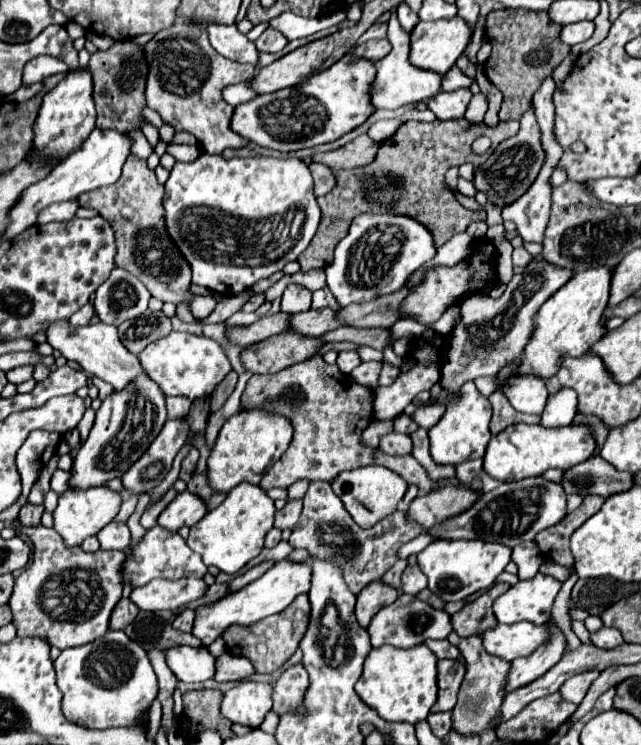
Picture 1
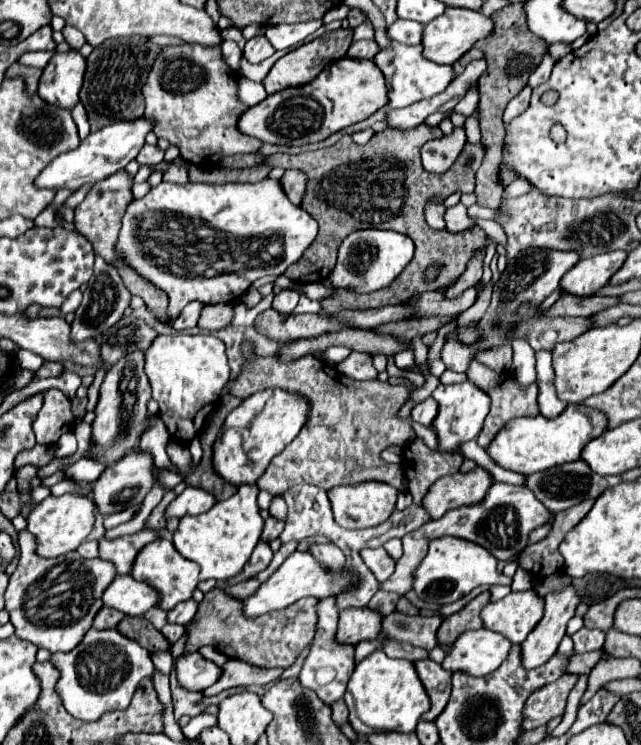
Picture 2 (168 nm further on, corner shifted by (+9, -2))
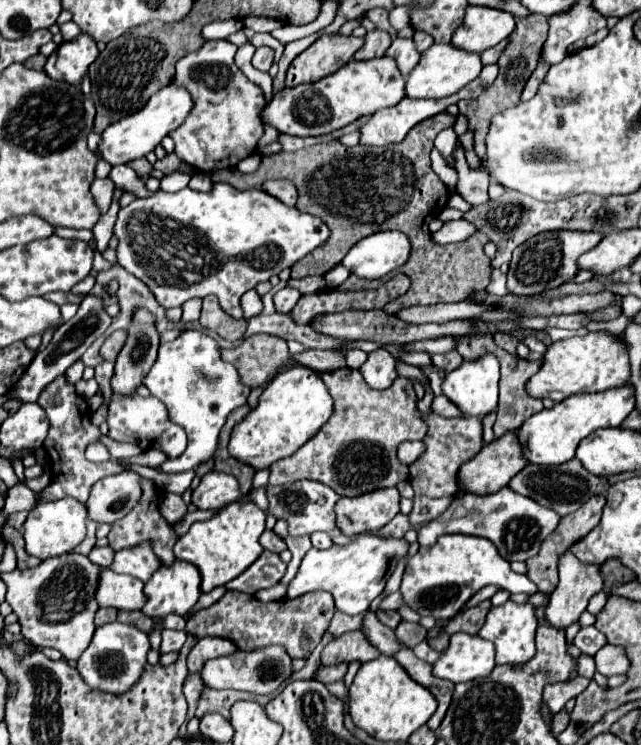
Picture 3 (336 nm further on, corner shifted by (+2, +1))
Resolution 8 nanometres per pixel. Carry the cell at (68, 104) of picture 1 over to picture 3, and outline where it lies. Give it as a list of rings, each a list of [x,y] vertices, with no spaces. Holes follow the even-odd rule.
[[[81,32],[75,40],[63,42],[47,60],[45,72],[53,80],[67,80],[79,84],[87,74],[89,64],[99,56],[99,48],[91,36]]]

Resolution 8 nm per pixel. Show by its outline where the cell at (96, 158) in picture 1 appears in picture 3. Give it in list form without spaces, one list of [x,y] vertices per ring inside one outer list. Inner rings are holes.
[[[169,82],[155,96],[151,96],[149,102],[139,112],[121,118],[119,122],[111,124],[103,132],[103,140],[99,144],[99,156],[103,160],[107,160],[109,164],[113,164],[113,166],[127,164],[127,162],[131,162],[135,158],[147,156],[149,152],[155,150],[155,146],[159,146],[159,142],[169,132],[173,132],[175,128],[179,128],[185,122],[191,108],[193,108],[193,100],[191,100],[191,94],[187,92],[187,88],[181,86],[181,84]]]

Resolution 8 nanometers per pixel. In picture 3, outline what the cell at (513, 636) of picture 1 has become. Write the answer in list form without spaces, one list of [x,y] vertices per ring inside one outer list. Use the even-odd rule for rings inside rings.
[[[453,634],[449,648],[433,664],[433,676],[457,682],[471,682],[489,676],[495,668],[495,646],[481,636]]]

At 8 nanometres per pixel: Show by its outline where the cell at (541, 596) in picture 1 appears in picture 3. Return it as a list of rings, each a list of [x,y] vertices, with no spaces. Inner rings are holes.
[[[507,600],[505,604],[491,608],[487,614],[485,626],[479,630],[479,636],[485,640],[491,640],[497,646],[497,664],[509,664],[509,666],[519,666],[529,662],[535,656],[535,628],[537,628],[537,618],[535,618],[535,608],[531,604],[515,604]]]

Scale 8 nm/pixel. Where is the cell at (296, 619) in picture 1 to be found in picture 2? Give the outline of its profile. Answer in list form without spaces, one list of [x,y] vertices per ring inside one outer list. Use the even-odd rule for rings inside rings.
[[[212,589],[204,595],[194,621],[188,625],[186,651],[198,651],[202,645],[212,645],[216,651],[228,659],[242,659],[256,667],[290,667],[304,647],[312,641],[316,625],[316,599],[300,599],[292,607],[272,611],[272,615],[262,615],[260,619],[244,619],[238,599],[228,597],[222,589]]]

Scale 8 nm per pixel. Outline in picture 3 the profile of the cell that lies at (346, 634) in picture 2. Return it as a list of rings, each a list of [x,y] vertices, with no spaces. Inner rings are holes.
[[[347,632],[339,638],[333,638],[321,652],[321,664],[331,666],[331,664],[351,664],[351,662],[369,662],[375,660],[381,652],[377,648],[371,648],[367,640],[363,640],[363,632]]]

